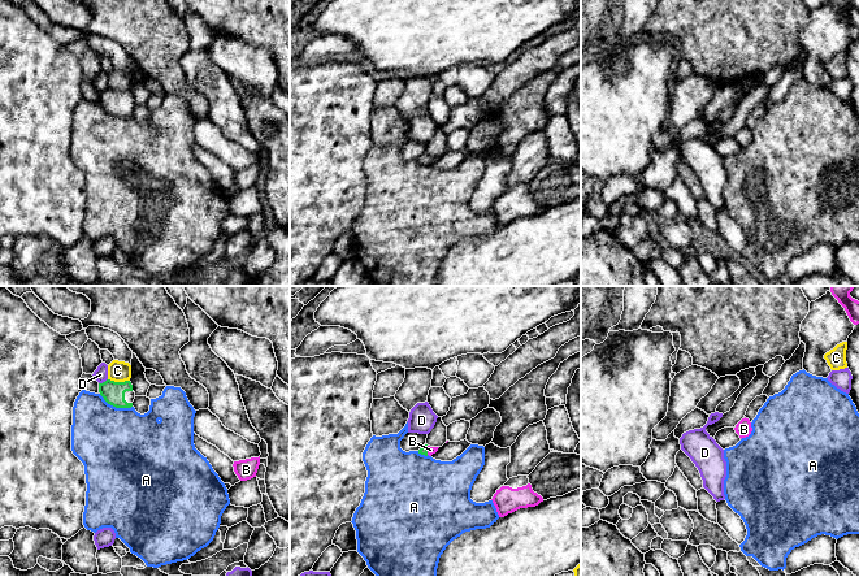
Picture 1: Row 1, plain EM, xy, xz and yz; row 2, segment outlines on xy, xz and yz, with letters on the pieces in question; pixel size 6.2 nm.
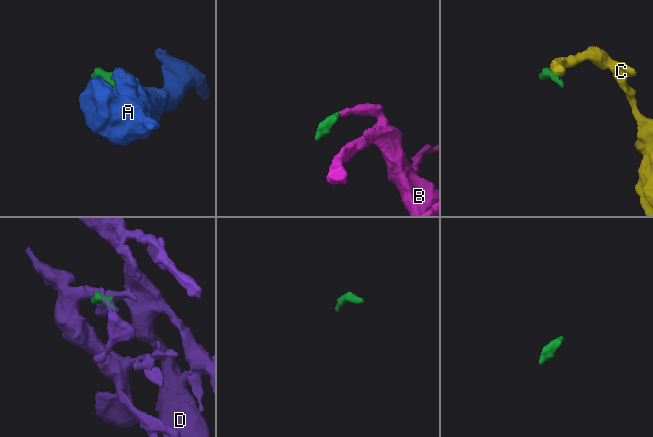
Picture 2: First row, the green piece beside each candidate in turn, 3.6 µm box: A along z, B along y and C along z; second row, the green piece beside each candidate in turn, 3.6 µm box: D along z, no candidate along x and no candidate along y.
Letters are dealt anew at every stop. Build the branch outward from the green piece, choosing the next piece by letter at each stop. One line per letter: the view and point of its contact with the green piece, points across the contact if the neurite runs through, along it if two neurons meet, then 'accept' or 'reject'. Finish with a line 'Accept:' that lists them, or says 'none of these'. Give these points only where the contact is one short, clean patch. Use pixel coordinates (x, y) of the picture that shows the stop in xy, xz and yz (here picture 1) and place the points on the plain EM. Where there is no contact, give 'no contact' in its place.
A: meets green in xy at (116, 116); reject
B: meets green in xz at (426, 159); runs through xz (424, 159), (426, 159), (430, 159); accept
C: meets green in xy at (118, 91); border along xy (108, 87), (129, 90); reject
D: meets green in xy at (103, 91); reject
Accept: B

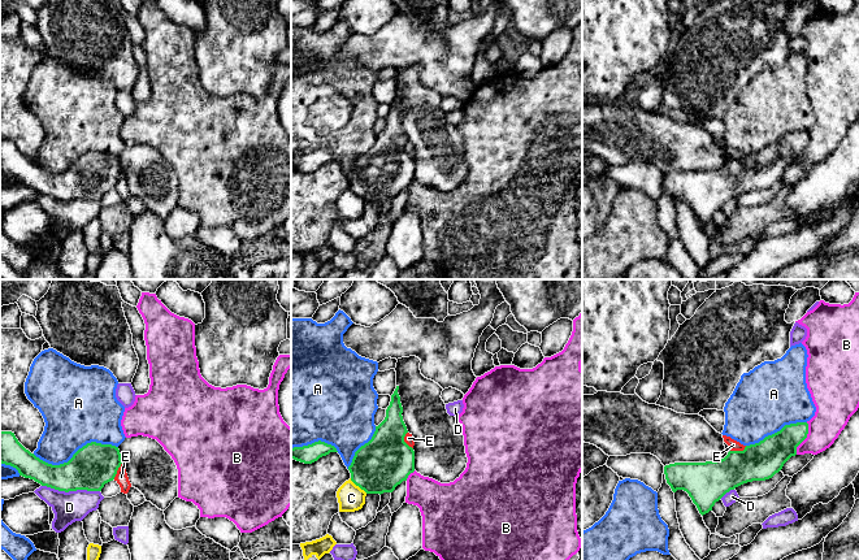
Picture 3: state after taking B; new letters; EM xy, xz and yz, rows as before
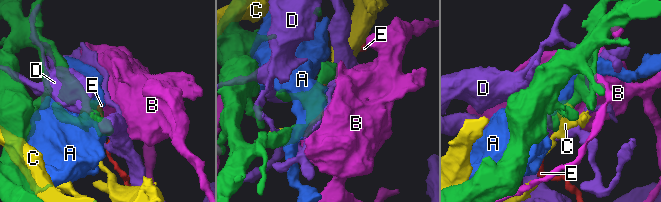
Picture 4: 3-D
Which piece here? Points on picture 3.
A: meets green in xy at (74, 163); reject
B: meets green in yz at (806, 146); reject
C: meets green in xz at (359, 195); reject
D: meets green in xy at (70, 199); reject
E: meets green in xz at (403, 150); border along xz (407, 140), (404, 150), (412, 157); reject
Accept: none of these

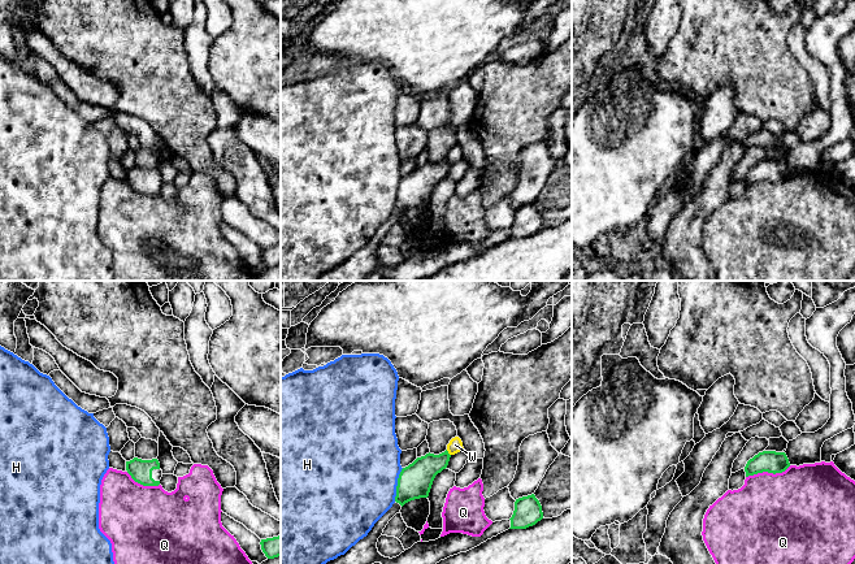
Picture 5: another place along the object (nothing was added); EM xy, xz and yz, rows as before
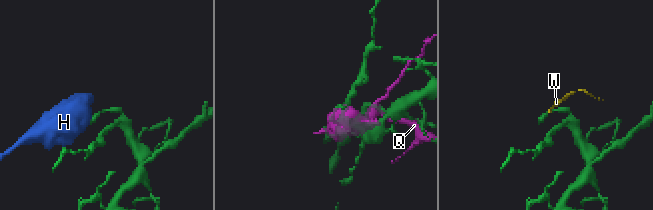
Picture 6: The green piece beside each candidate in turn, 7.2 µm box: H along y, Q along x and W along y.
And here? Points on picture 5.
H: meets green in xz at (398, 194); border along xz (403, 177), (398, 187), (394, 209); reject
Q: meets green in yz at (768, 181); reject
W: meets green in xz at (447, 161); border along xz (446, 159), (450, 164); reject
Accept: none of these

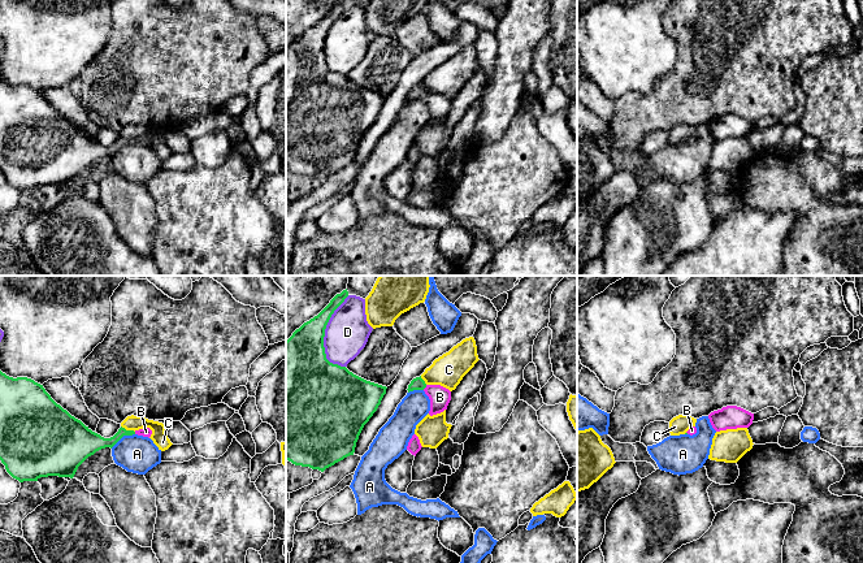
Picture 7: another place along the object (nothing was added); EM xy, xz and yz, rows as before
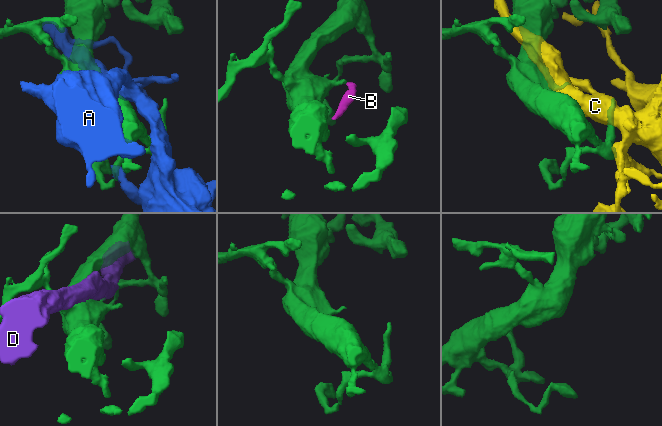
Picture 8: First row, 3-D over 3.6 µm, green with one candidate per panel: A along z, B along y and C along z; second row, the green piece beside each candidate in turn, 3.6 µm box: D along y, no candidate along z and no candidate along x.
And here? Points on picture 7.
A: meets green in xy at (122, 144); reject
B: meets green in xz at (424, 96); runs through xz (416, 92), (424, 96), (439, 105); accept
C: meets green in xy at (128, 139); reject
D: meets green in xz at (324, 43); reject
Accept: B

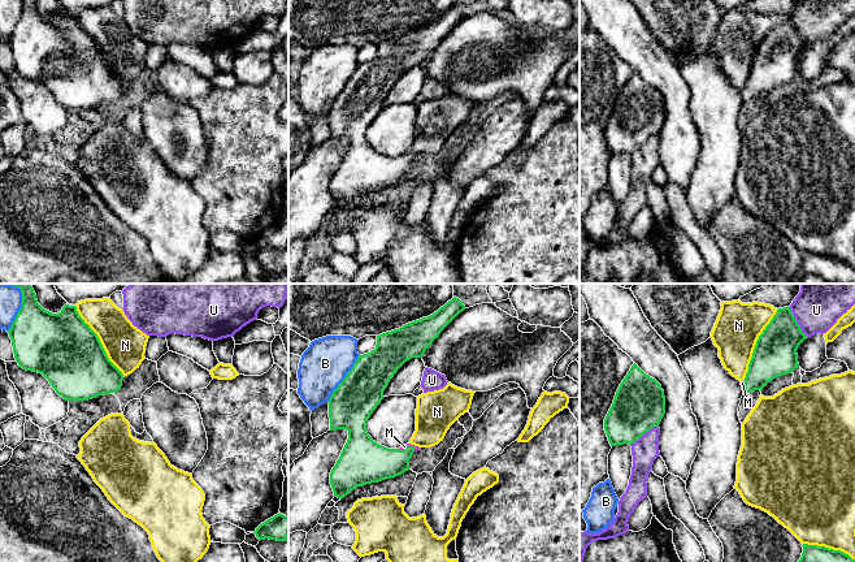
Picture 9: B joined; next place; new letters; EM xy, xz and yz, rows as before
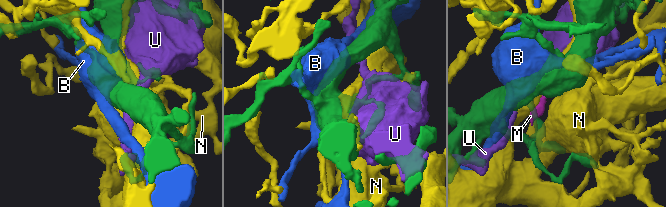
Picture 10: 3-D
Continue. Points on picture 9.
B: meets green in xz at (344, 87); reject
M: meets green in xz at (406, 156); runs through xz (368, 171), (391, 171), (406, 156), (404, 155); accept
N: meets green in xy at (99, 50); reject
U: meets green in yz at (797, 30); reject
Accept: M

